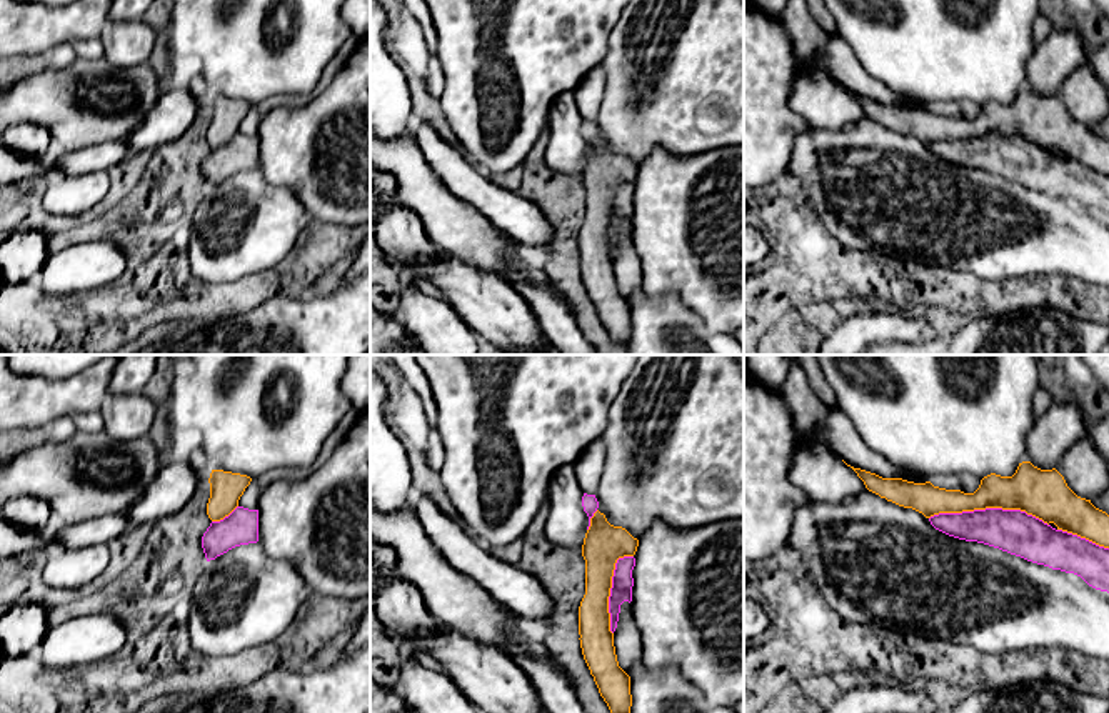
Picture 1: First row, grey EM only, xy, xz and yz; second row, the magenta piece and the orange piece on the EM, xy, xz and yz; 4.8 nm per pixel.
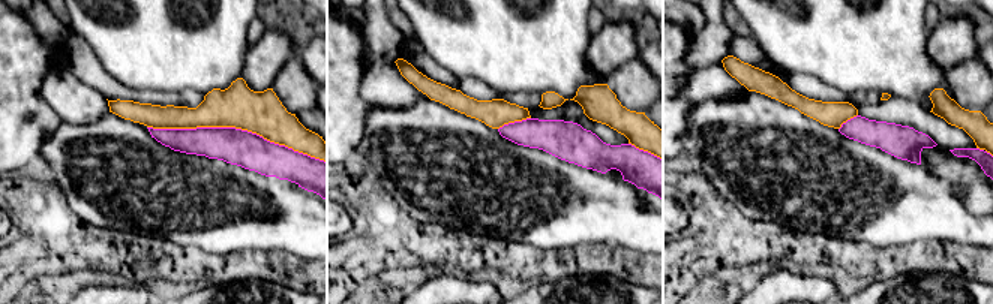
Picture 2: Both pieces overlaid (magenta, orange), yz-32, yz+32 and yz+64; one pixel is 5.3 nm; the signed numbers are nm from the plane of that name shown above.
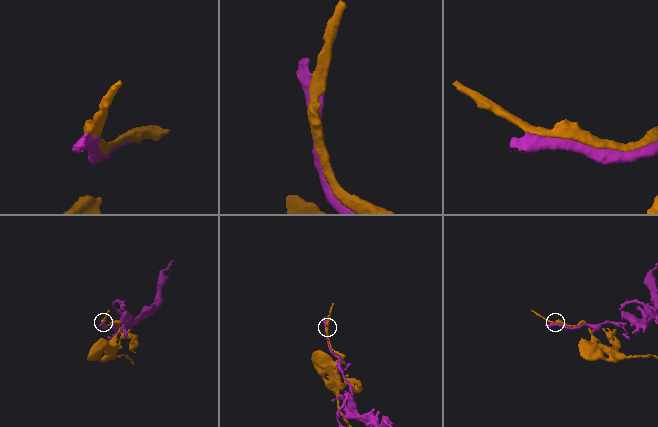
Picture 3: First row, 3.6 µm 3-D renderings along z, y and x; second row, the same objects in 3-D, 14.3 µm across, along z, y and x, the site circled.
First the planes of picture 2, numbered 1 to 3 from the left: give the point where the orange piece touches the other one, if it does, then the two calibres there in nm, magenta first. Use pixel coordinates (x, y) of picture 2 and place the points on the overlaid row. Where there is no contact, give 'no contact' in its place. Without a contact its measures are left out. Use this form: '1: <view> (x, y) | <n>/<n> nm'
1: yz-32 (237, 129) | 190/240 nm
2: yz+32 (515, 122) | 190/150 nm
3: yz+64 (848, 120) | 160/140 nm

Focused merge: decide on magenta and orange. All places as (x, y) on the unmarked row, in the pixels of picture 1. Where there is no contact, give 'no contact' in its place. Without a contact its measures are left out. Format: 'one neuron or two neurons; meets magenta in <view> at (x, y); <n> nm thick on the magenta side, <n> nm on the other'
one neuron; meets magenta in yz at (989, 135); 200 nm thick on the magenta side, 220 nm on the other

